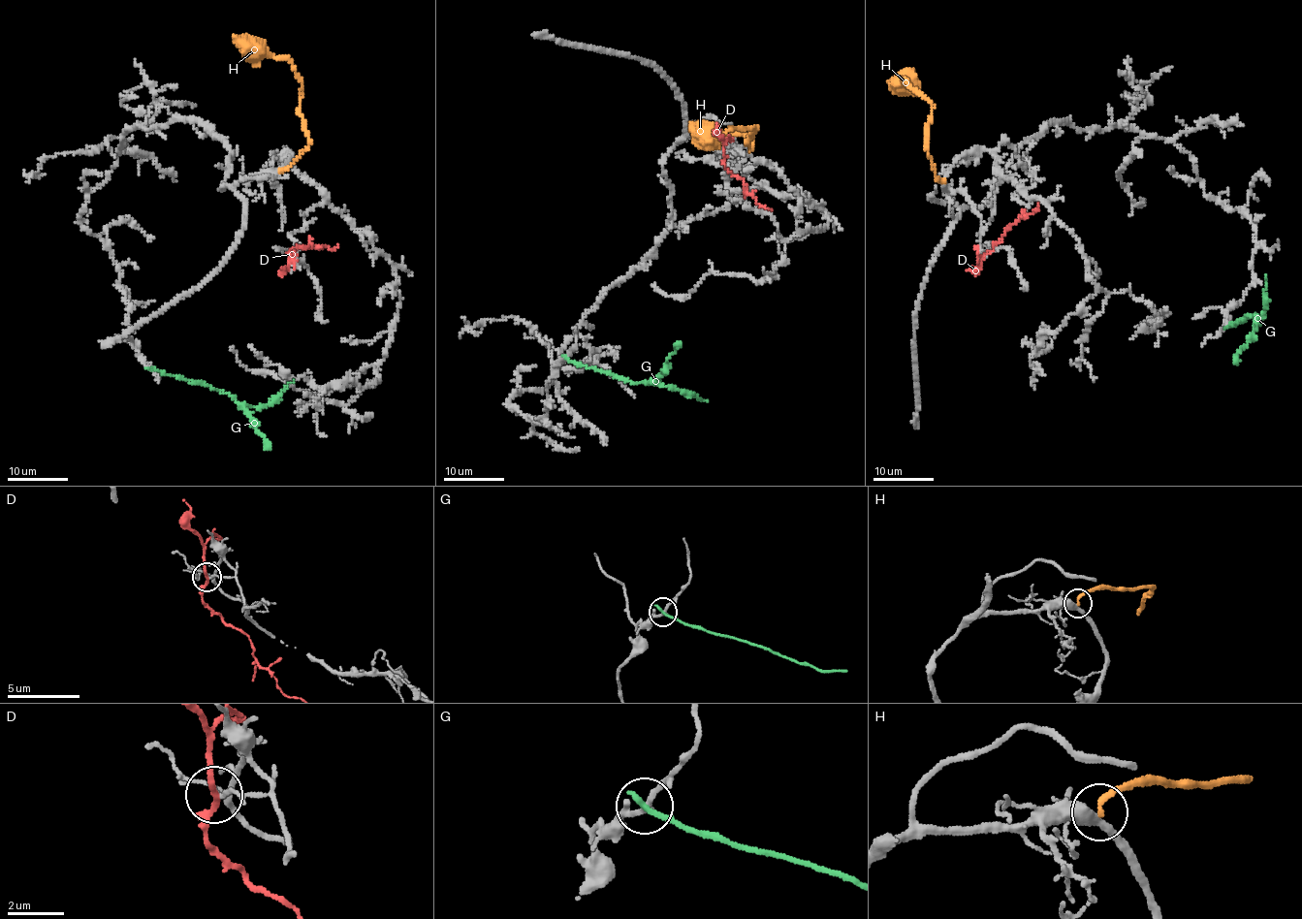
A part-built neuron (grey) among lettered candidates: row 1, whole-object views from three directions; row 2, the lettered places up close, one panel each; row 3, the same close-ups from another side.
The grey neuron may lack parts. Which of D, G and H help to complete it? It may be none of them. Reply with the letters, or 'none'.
none

